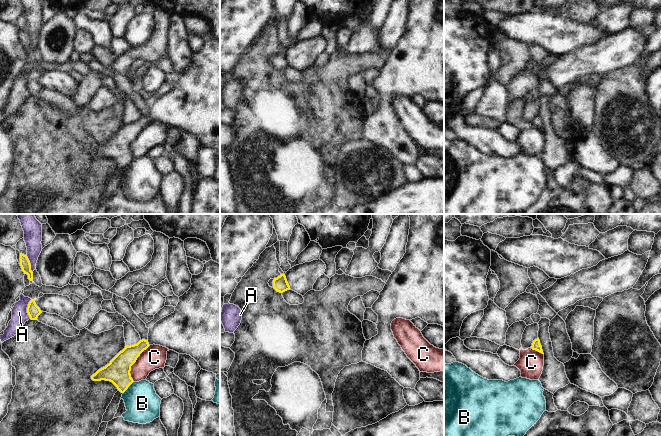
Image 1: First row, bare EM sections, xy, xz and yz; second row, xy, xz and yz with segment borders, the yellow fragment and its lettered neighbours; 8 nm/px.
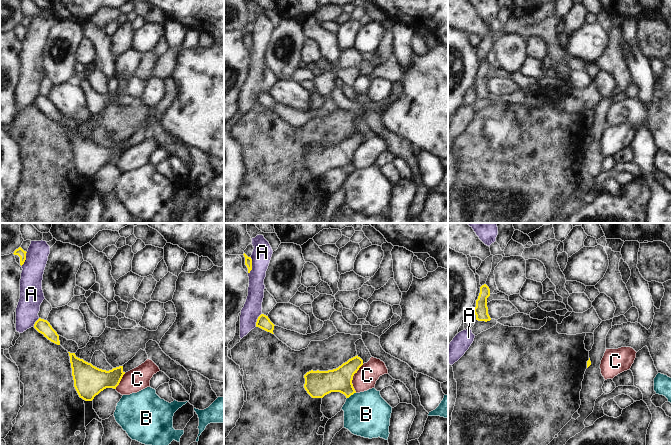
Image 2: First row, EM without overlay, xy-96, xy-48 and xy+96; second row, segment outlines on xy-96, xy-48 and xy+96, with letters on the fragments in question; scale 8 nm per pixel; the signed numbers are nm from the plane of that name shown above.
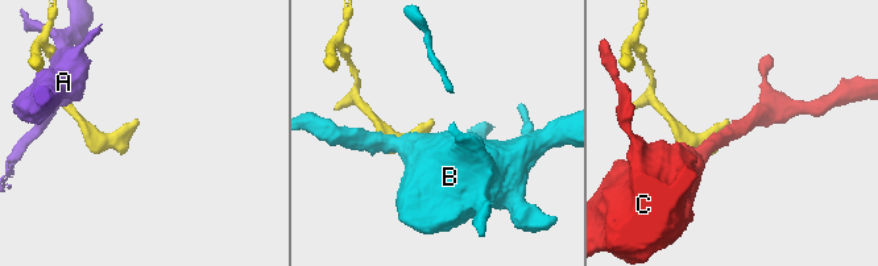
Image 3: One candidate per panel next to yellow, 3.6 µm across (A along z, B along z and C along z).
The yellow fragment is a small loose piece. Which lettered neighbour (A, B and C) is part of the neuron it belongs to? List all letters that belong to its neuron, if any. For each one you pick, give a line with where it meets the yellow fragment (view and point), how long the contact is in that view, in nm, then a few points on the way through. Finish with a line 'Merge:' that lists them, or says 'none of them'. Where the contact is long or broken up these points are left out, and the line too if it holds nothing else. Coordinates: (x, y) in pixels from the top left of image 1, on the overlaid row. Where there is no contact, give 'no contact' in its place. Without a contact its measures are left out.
Merge: none of them

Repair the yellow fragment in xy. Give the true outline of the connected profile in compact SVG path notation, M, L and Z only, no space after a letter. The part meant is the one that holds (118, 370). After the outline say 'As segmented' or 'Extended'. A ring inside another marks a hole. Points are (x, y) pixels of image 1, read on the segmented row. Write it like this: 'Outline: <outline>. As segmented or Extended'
Outline: M210 260L204 264L198 275L192 275L191 287L182 296L170 315L157 321L149 328L148 339L137 344L125 346L105 367L91 376L93 381L110 381L124 393L134 382L131 378L131 366L140 354L150 345L160 345L179 354L194 358L201 369L220 374L220 264Z. Extended

